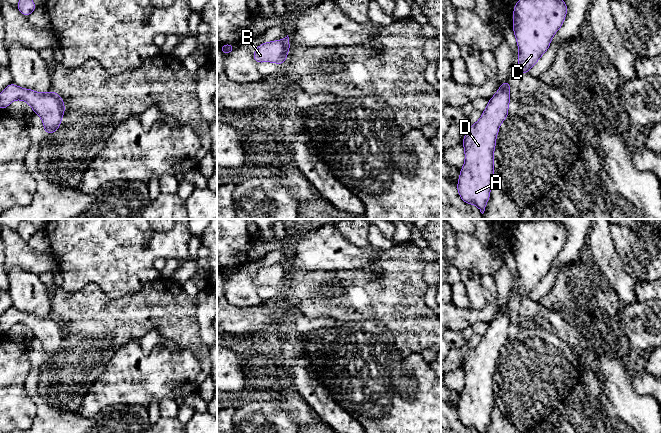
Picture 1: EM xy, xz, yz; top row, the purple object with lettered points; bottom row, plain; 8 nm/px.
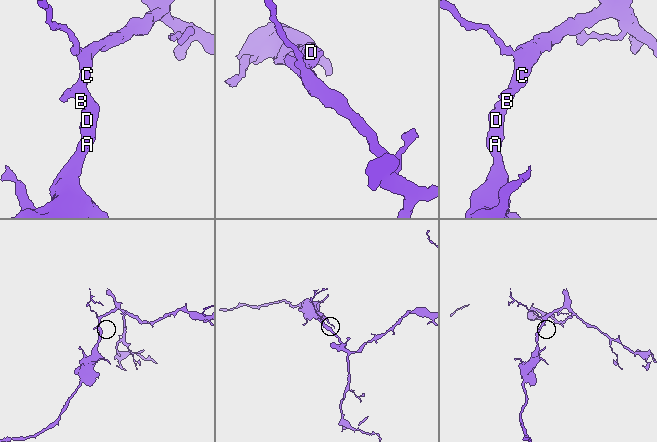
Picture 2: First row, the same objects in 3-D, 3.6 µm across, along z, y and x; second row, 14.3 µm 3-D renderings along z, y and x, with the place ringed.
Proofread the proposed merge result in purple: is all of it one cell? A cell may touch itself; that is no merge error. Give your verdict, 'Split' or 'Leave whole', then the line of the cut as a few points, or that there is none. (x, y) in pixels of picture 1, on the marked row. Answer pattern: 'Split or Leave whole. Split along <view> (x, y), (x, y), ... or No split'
Leave whole. No split

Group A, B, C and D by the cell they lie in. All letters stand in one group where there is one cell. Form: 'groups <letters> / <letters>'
groups A B C D

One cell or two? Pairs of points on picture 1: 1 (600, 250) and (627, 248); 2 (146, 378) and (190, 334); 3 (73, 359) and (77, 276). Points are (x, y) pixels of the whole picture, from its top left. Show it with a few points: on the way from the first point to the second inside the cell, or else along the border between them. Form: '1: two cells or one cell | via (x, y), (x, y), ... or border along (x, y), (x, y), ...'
1: two cells | border along (609, 229), (614, 249), (626, 270)
2: two cells | border along (181, 347), (187, 348), (199, 363)
3: two cells | border along (99, 285), (88, 283), (76, 291), (67, 293)

